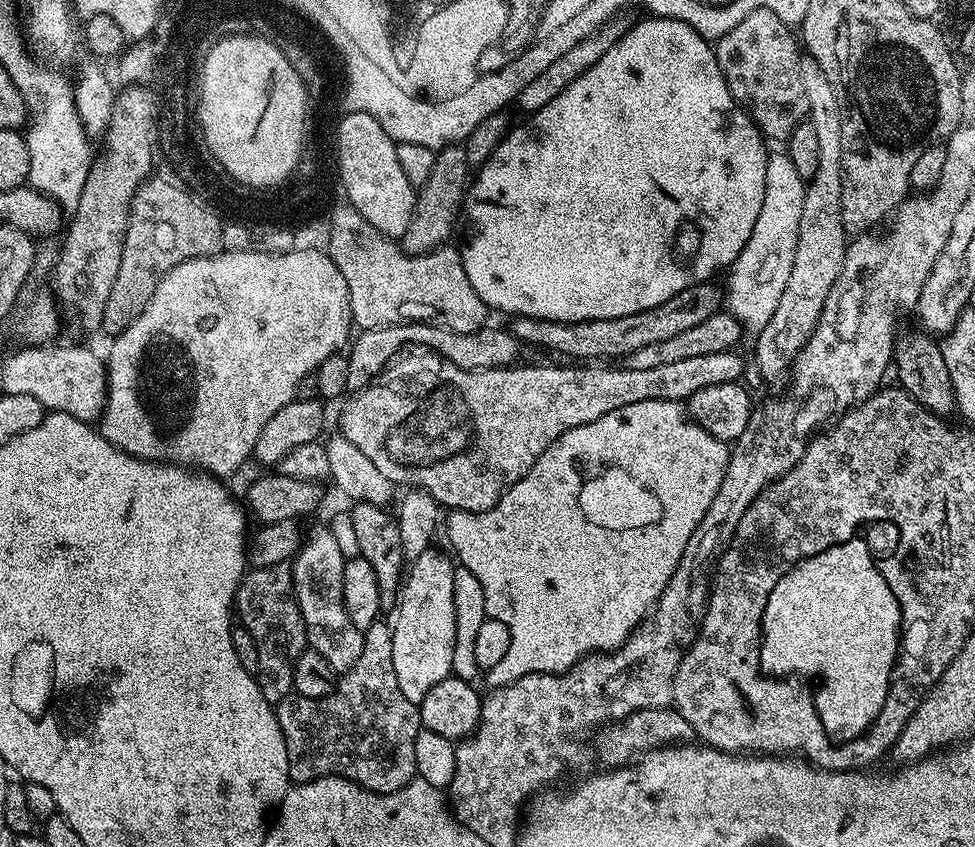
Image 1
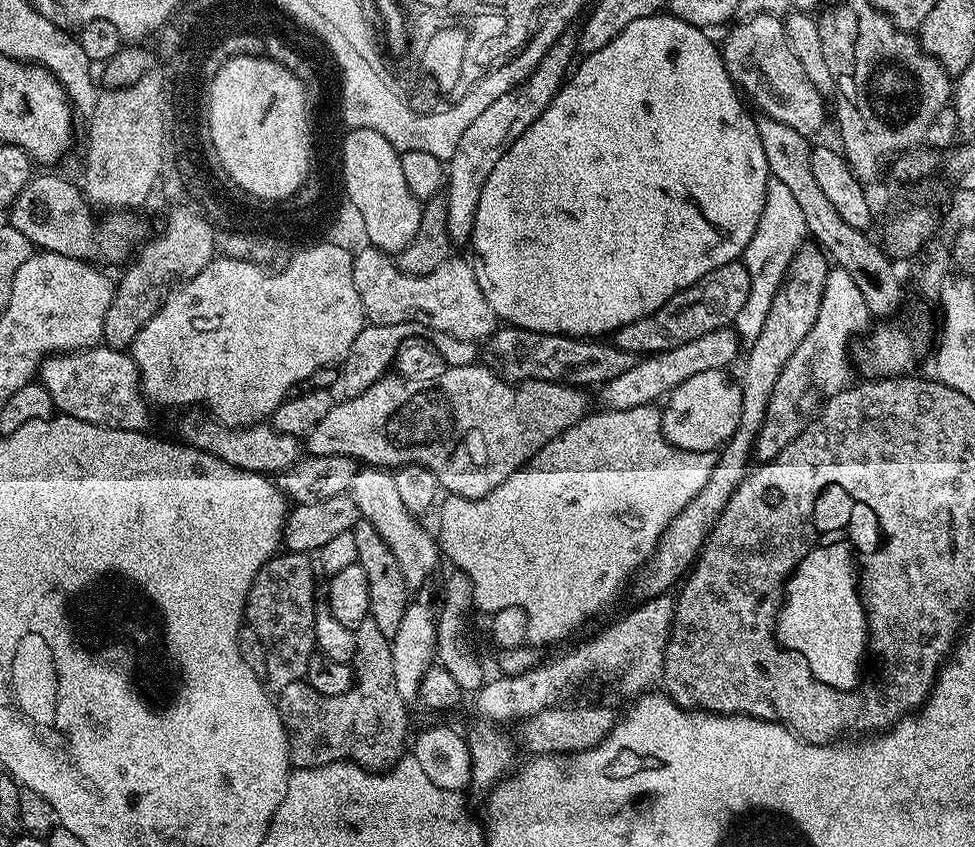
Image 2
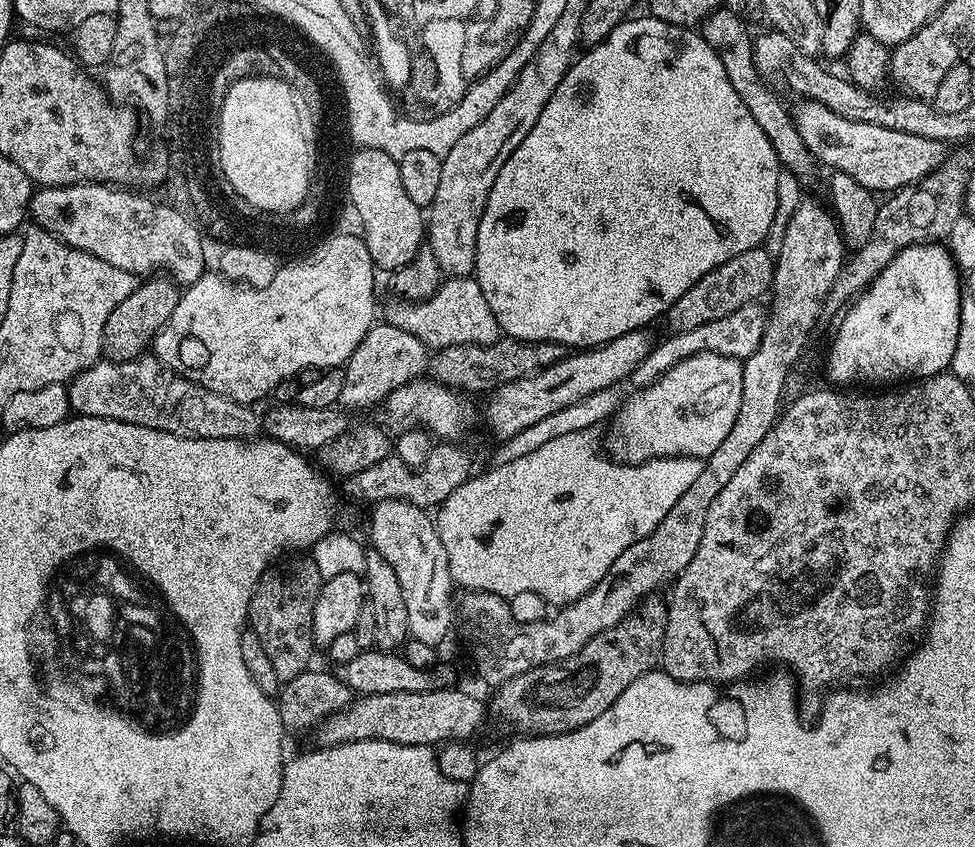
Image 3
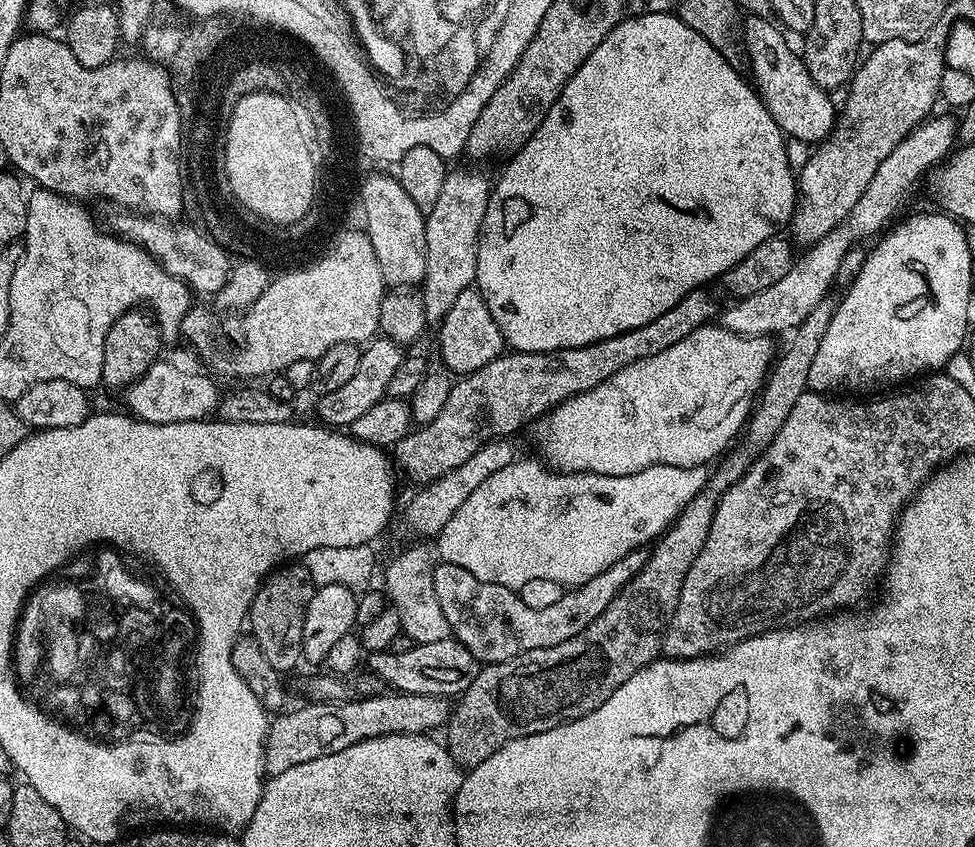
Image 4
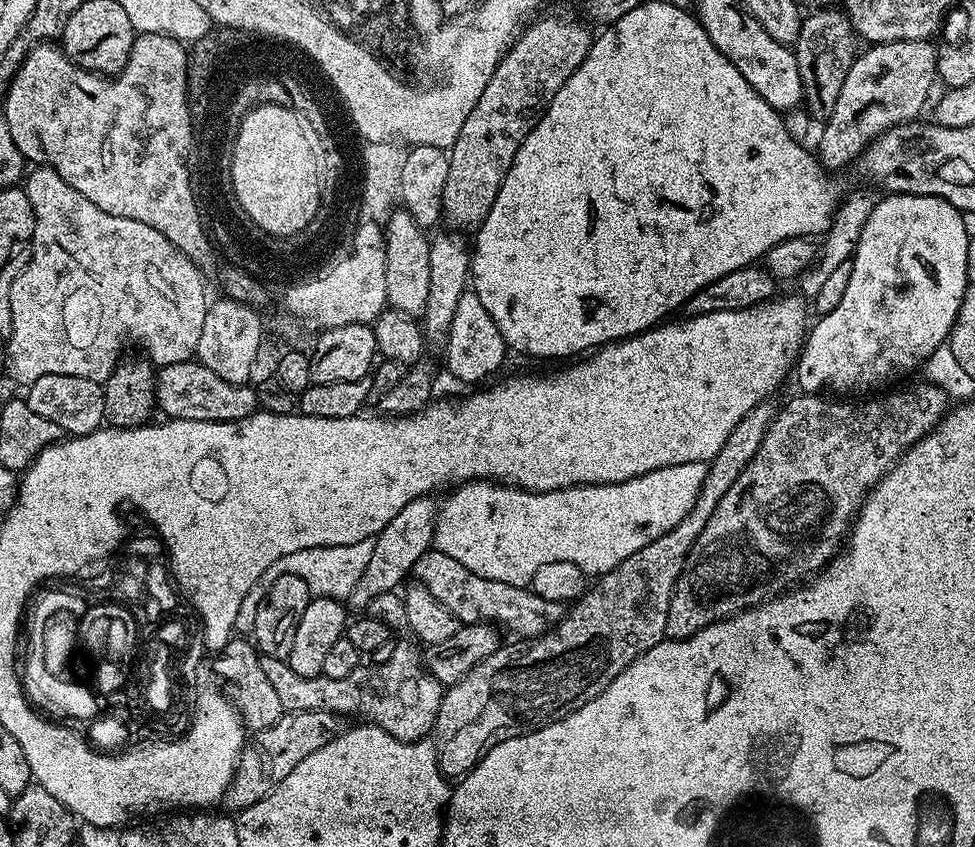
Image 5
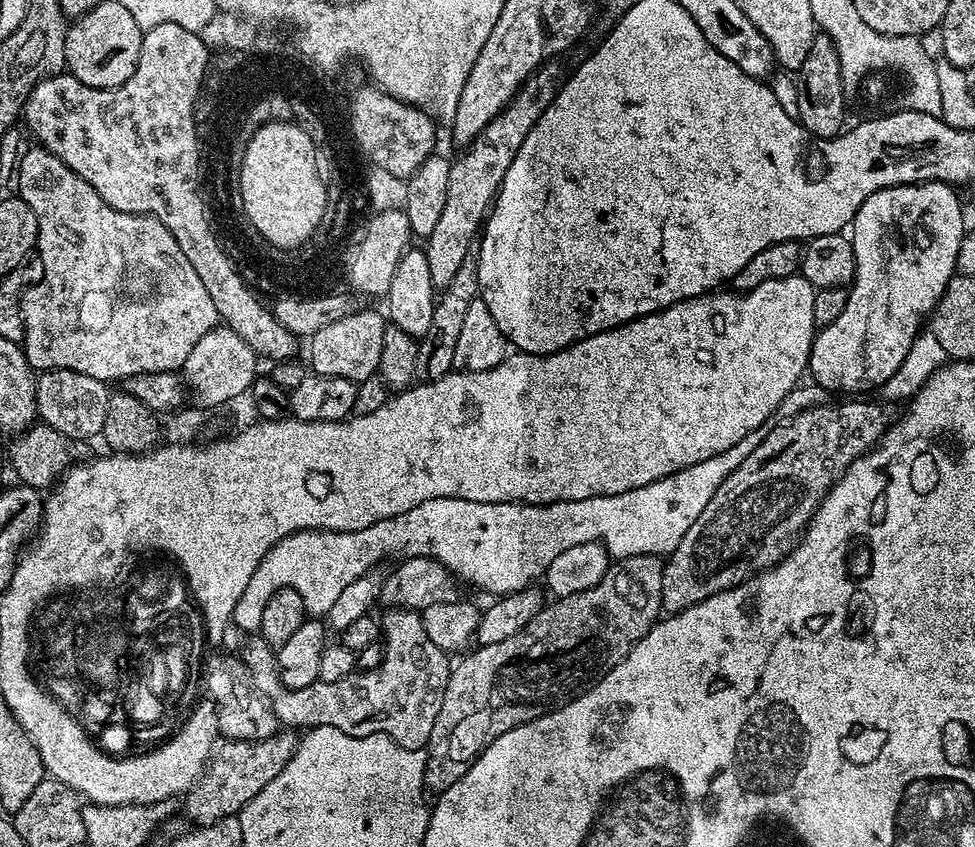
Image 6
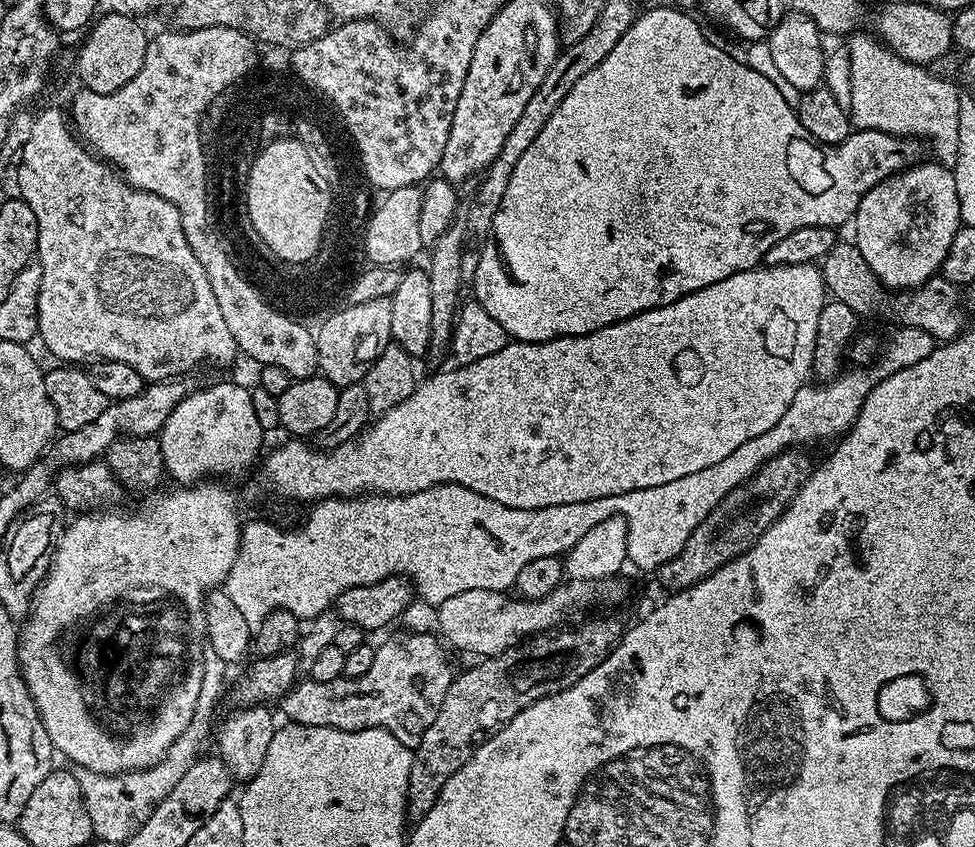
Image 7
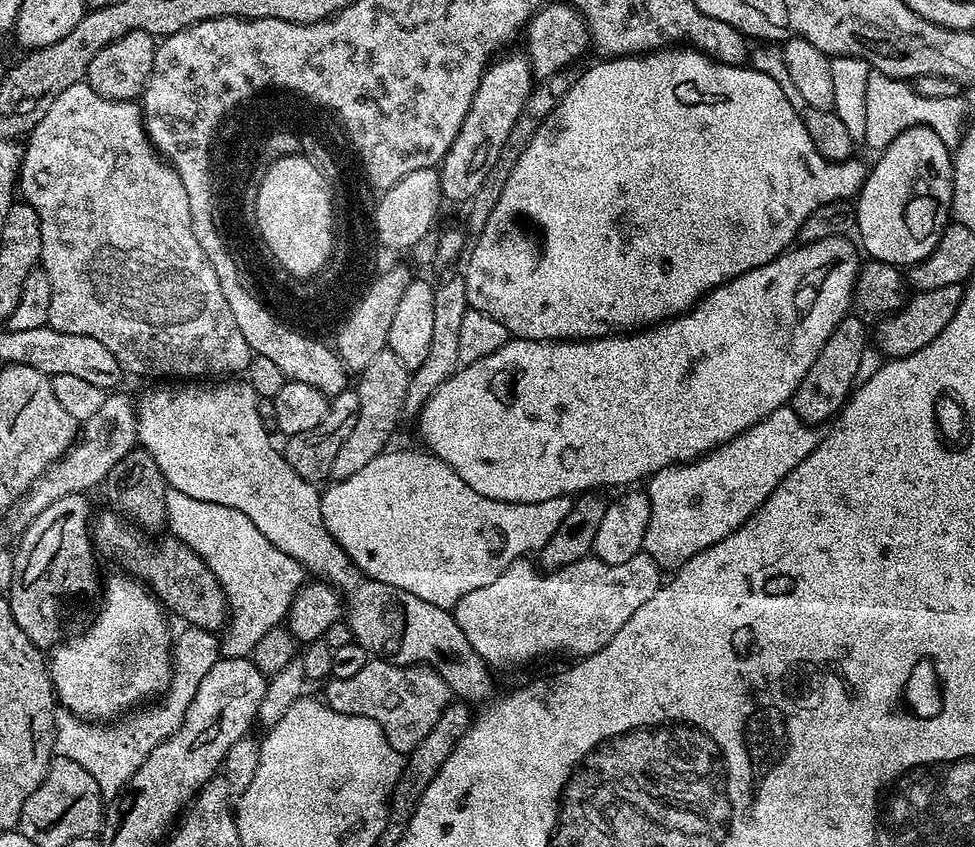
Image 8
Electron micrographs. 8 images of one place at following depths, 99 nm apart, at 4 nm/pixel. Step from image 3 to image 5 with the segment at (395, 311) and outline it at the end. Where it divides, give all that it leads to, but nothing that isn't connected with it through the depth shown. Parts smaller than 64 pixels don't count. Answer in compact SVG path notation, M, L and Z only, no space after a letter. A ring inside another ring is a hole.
M466 290L458 298L458 310L454 310L454 322L450 322L450 334L442 349L448 372L464 384L476 384L487 376L492 376L504 364L504 355L509 355L508 344L502 338L502 330L494 326L494 318L482 306L482 298L471 290Z

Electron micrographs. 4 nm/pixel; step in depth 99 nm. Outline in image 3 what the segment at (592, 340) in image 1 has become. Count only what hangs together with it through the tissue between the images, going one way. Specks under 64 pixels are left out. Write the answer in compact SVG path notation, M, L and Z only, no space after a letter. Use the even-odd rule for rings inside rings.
M761 246L745 250L730 258L730 262L722 262L722 266L710 270L710 274L698 278L698 282L694 282L694 286L690 286L690 290L686 290L686 294L682 294L674 306L670 306L666 314L667 331L673 334L692 330L694 326L706 326L706 322L726 318L726 314L734 314L734 310L742 310L742 306L757 303L760 295L763 292L765 295L771 289L776 269L773 253L768 253L766 249Z

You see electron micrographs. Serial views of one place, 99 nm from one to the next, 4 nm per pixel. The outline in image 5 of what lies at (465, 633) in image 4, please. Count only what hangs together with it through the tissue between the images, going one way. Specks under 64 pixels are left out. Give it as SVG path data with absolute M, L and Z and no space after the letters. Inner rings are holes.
M435 550L426 551L418 558L411 575L416 576L415 579L426 586L426 590L430 590L430 594L434 594L434 598L438 598L442 606L446 606L446 610L450 610L453 621L461 625L491 624L501 629L509 628L516 638L541 636L549 628L553 628L566 611L563 603L550 602L534 594L531 587L519 588L506 582L496 582L494 578L486 578L482 574L476 574L474 570L466 570L466 566L450 558L450 554Z

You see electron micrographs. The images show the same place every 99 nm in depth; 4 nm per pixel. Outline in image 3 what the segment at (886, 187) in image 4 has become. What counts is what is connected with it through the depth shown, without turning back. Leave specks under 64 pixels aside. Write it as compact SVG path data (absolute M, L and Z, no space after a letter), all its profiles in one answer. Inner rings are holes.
M757 302L742 306L742 310L734 310L734 314L726 314L726 318L718 318L714 322L706 322L706 326L694 326L692 330L682 331L669 335L668 339L653 345L650 354L642 365L632 371L631 384L636 388L648 387L656 380L664 376L666 370L670 370L678 362L692 357L694 354L713 352L729 356L741 362L748 359L754 350L758 350L758 342L762 342L762 336L768 325L769 313L765 305Z

